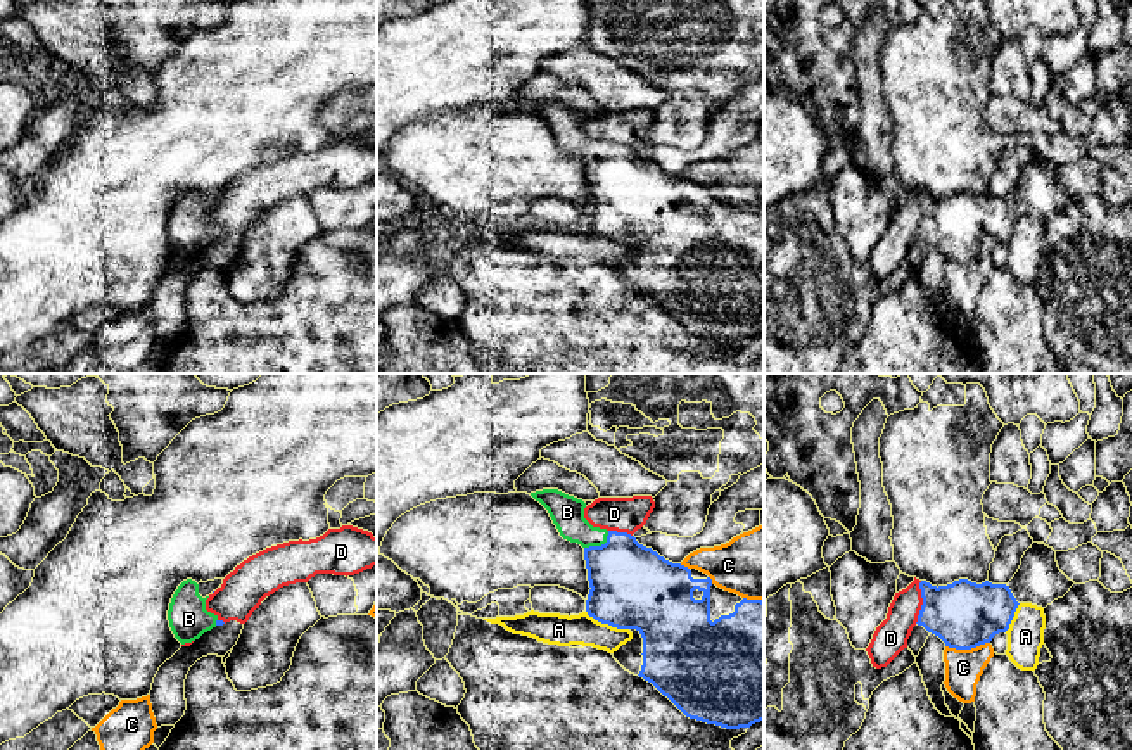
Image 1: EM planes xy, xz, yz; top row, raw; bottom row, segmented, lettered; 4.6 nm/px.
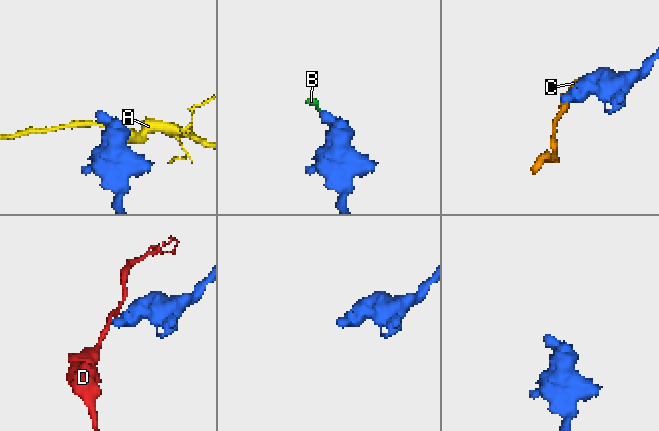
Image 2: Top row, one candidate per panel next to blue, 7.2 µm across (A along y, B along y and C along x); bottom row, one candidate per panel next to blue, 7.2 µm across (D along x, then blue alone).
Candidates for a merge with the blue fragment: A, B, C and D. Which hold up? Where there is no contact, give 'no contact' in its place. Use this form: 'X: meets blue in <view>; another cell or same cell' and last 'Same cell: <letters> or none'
A: meets blue in xz; another cell
B: meets blue in xz; same cell
C: meets blue in yz; another cell
D: meets blue in yz; another cell
Same cell: B

